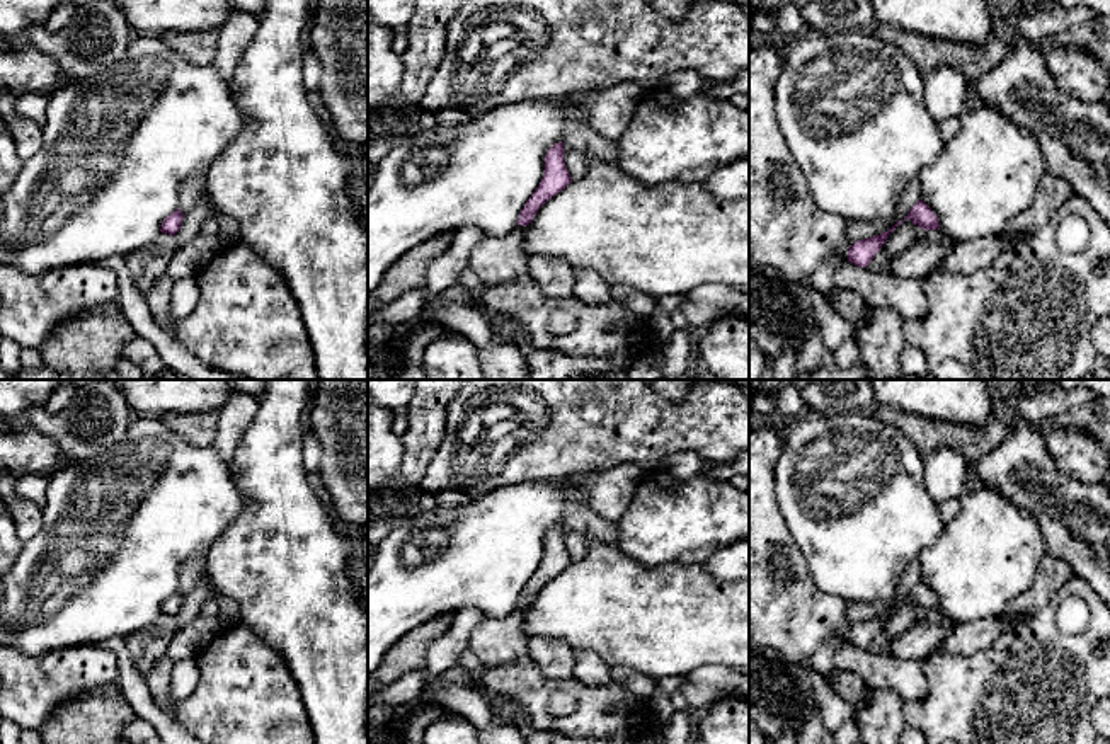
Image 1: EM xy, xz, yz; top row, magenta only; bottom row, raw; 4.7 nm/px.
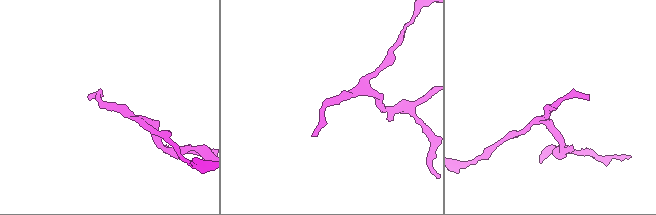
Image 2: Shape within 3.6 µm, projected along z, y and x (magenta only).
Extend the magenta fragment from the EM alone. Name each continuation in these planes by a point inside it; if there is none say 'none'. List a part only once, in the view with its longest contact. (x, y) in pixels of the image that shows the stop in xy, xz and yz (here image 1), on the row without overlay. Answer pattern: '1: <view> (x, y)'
1: xz (496, 642)

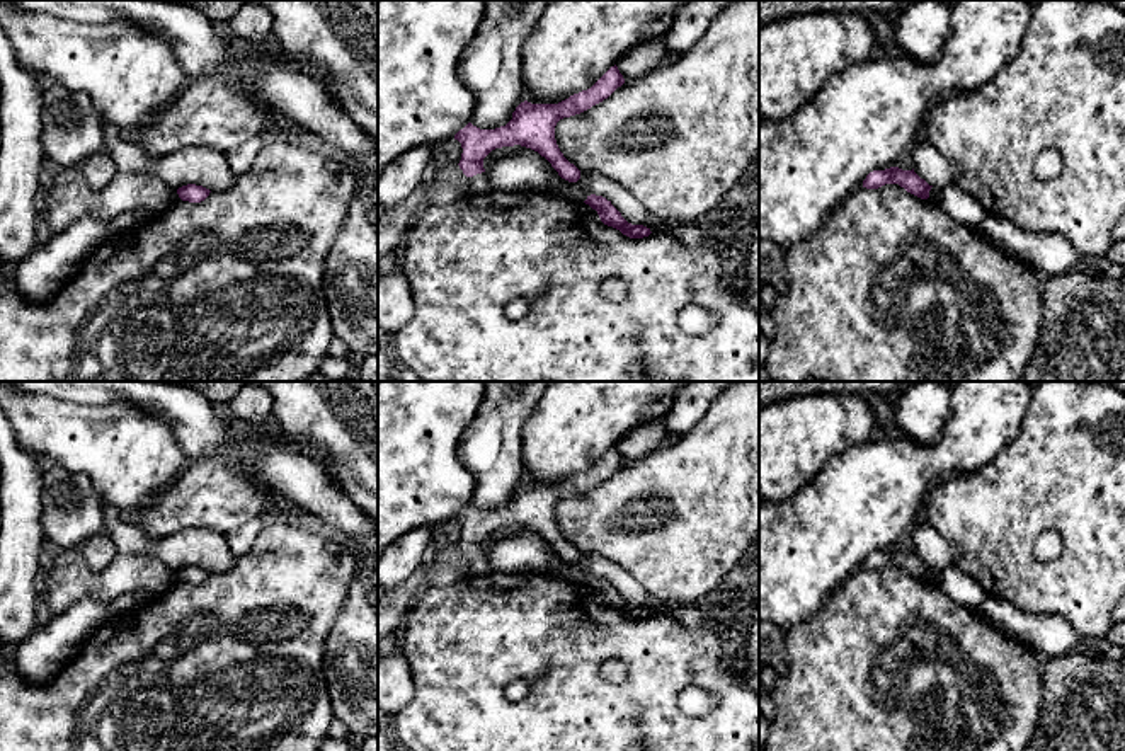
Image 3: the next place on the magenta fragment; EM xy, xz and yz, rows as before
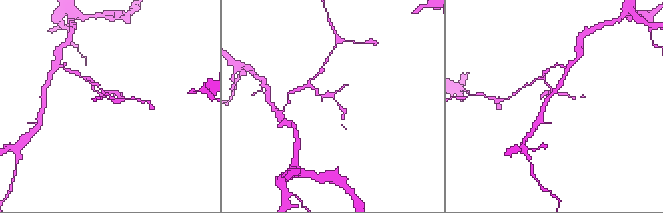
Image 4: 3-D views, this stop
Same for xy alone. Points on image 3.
none

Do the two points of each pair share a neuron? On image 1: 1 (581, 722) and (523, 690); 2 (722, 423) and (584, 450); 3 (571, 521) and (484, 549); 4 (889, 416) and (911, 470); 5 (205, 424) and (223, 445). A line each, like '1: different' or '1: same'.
1: same
2: same
3: different
4: different
5: different

